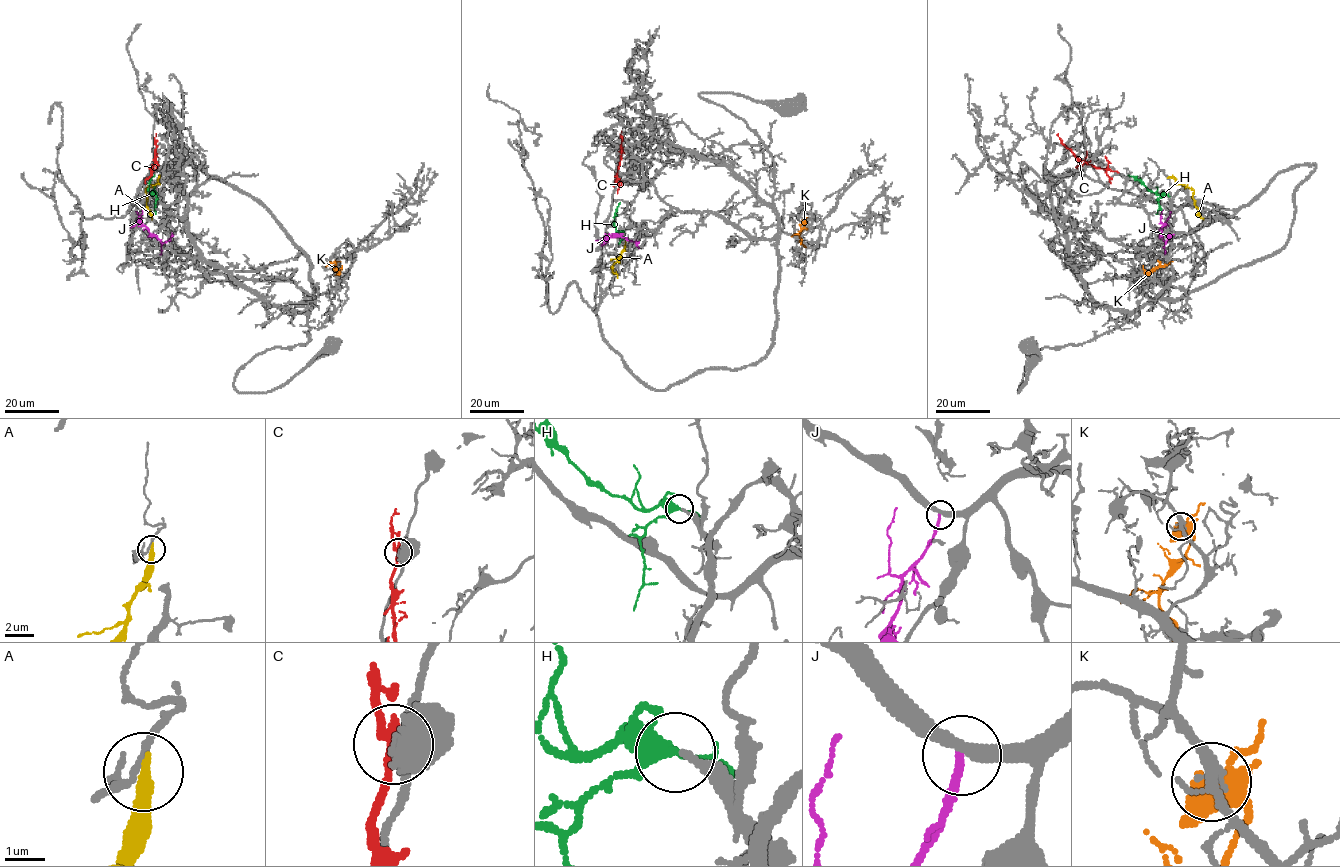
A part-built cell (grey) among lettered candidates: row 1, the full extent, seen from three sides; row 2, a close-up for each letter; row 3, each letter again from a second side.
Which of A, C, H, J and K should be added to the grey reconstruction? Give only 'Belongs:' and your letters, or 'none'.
Belongs: H

